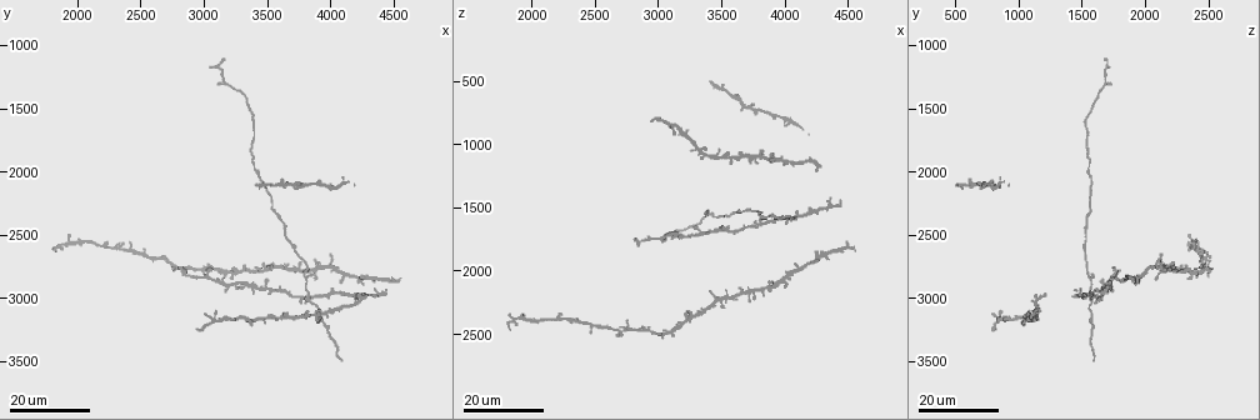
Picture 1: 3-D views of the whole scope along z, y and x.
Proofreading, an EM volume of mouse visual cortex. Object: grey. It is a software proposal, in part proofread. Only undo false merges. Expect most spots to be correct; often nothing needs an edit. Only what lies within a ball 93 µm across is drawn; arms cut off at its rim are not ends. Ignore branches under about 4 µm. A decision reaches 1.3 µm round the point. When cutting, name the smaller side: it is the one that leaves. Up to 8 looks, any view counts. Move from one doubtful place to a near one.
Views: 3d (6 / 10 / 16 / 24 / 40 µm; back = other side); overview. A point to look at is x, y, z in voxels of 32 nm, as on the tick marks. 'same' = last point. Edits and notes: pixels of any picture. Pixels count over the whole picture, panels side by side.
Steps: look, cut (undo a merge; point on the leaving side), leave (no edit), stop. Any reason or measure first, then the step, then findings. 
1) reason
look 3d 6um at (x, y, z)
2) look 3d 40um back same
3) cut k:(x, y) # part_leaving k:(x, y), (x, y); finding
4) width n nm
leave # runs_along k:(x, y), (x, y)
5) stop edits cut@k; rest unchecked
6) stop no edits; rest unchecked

three arms meet
look 3d 24um at (3100, 1160, 1700)

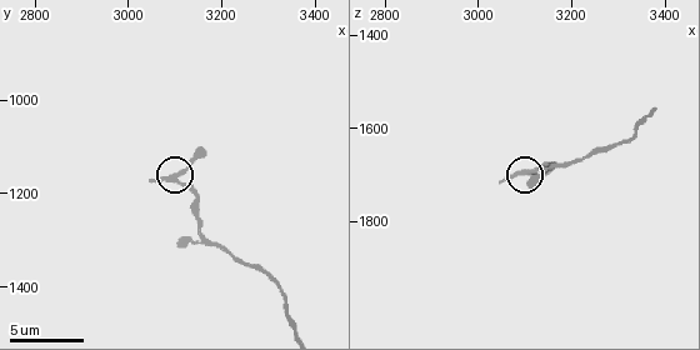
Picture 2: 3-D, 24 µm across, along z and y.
zoom in
look 3d 10um same

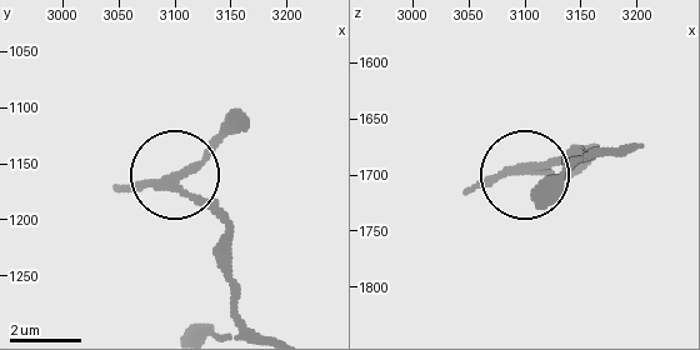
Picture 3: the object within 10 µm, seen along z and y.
width 190 nm
leave # continuous, no second neuron

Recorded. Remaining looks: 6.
calibre changes
look 3d 24um at (3380, 1940, 1540)

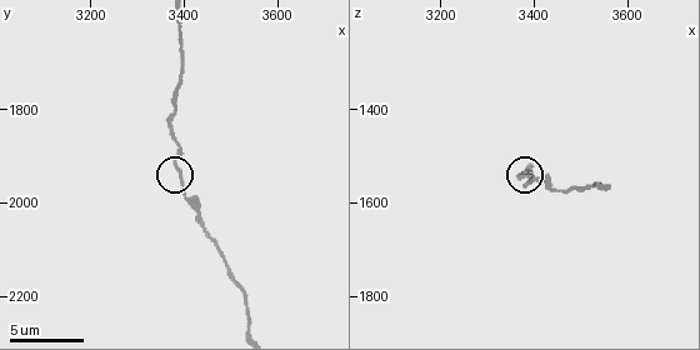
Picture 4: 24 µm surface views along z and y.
look 3d 6um at (3395, 1940, 1560)

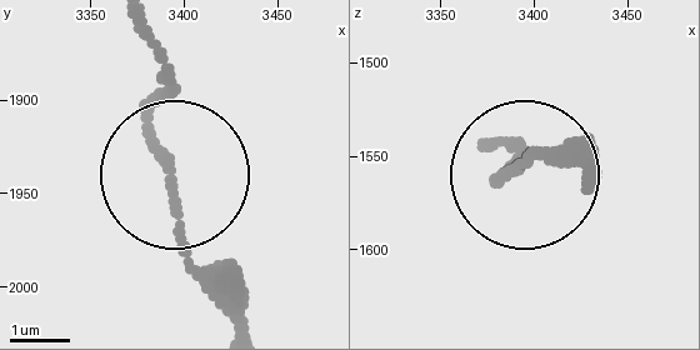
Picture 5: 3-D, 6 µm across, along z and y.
other side
look 3d 6um back at (3390, 1934, 1556)

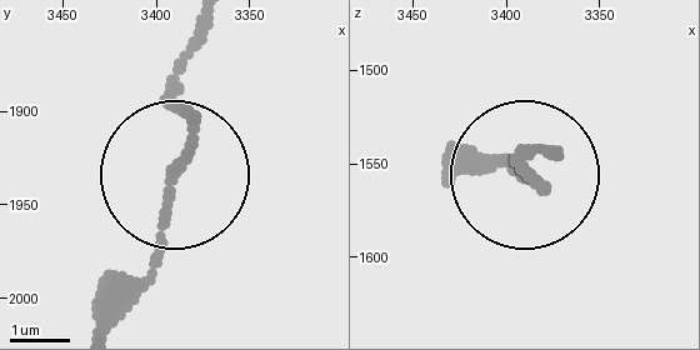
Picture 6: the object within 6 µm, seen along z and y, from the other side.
width 130 nm
leave # runs_along 6:(99, 328), (154, 253), (193, 134), (183, 74), (198, 29); continuous, no second neuron

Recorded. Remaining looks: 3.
side arm on a straight run
look 3d 16um at (3800, 2860, 1560)

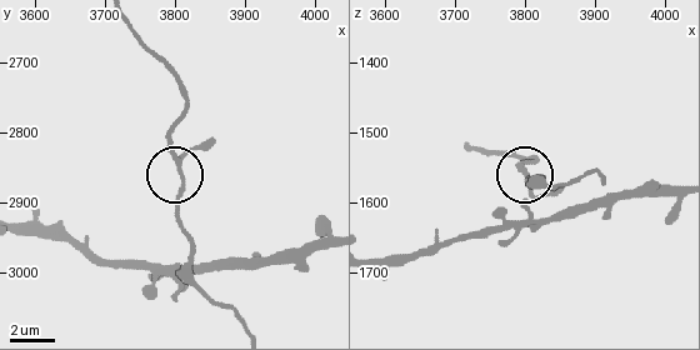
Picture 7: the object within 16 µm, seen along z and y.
look 3d 10um same

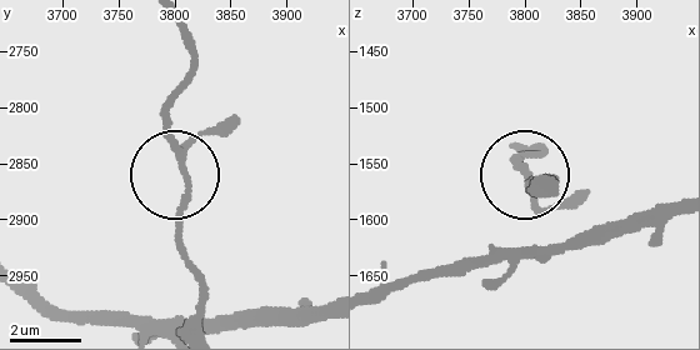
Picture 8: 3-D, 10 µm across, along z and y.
leave # continuous, no second neuron

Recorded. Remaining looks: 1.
stop no edits; rest unchecked

